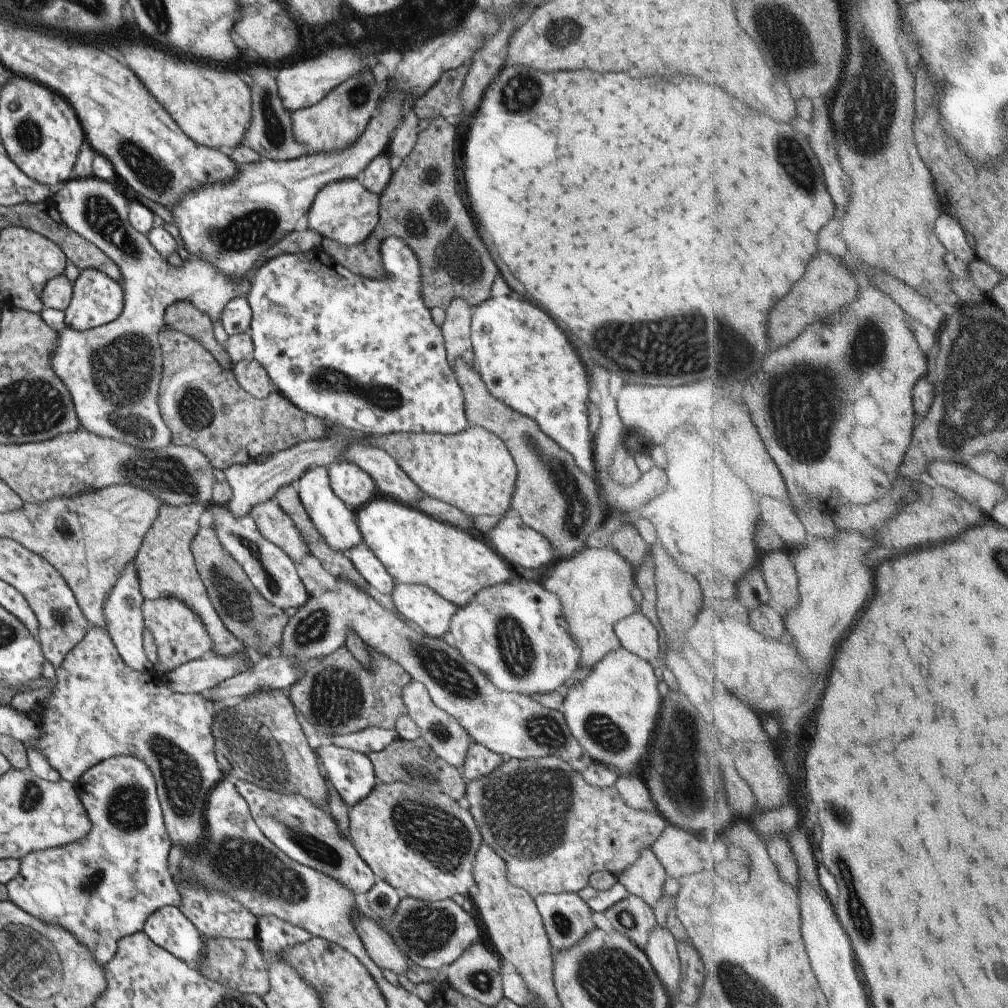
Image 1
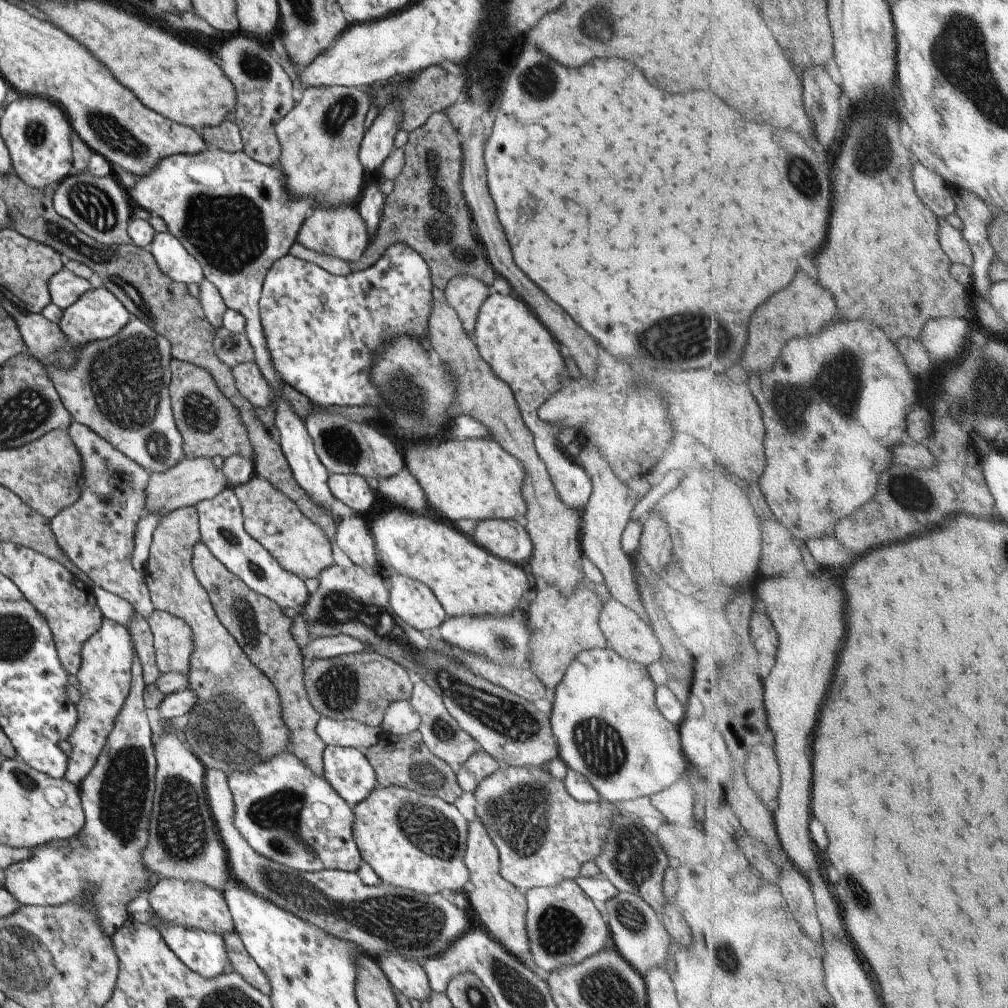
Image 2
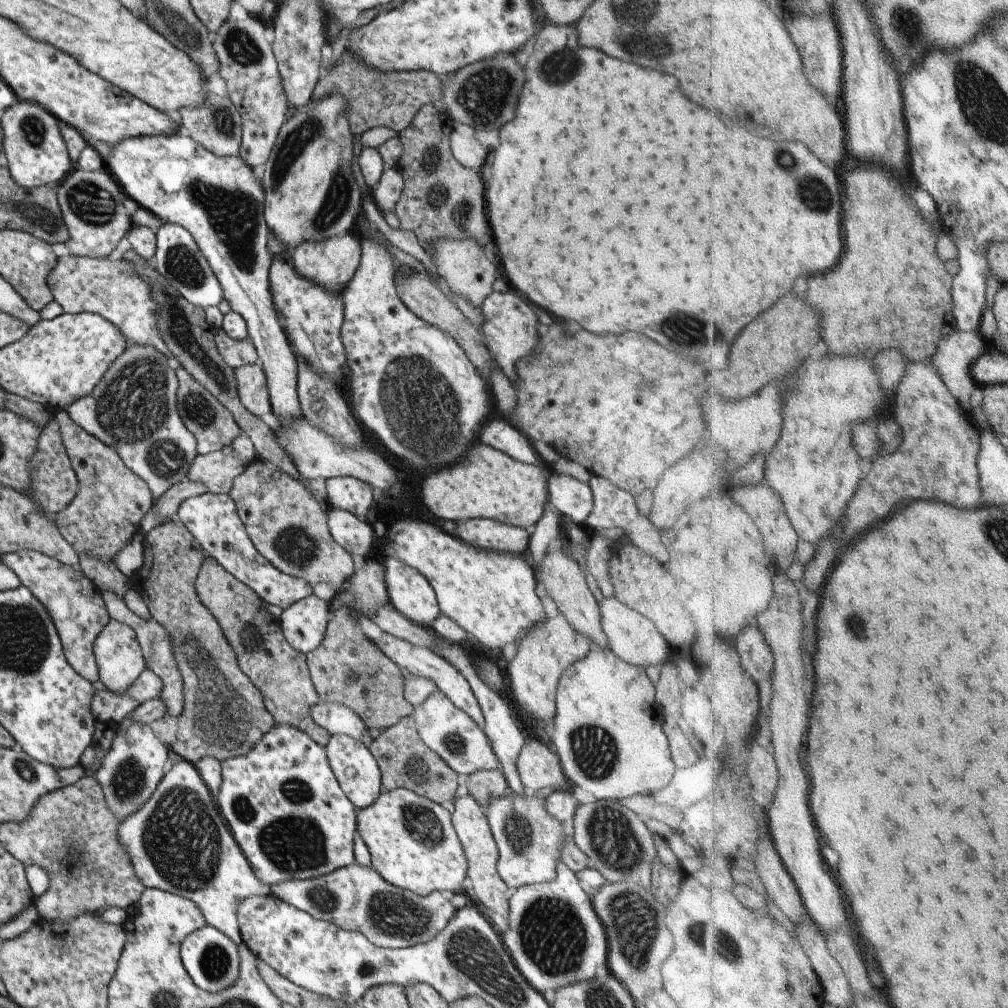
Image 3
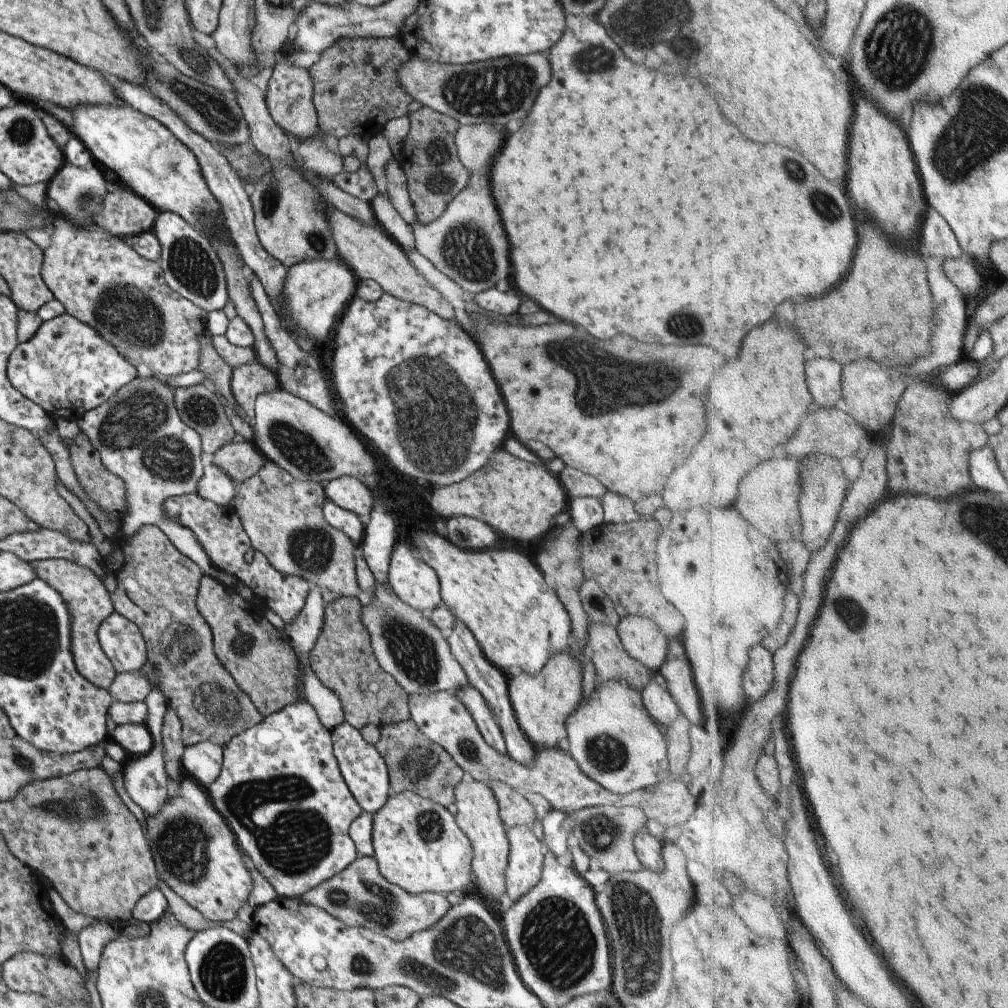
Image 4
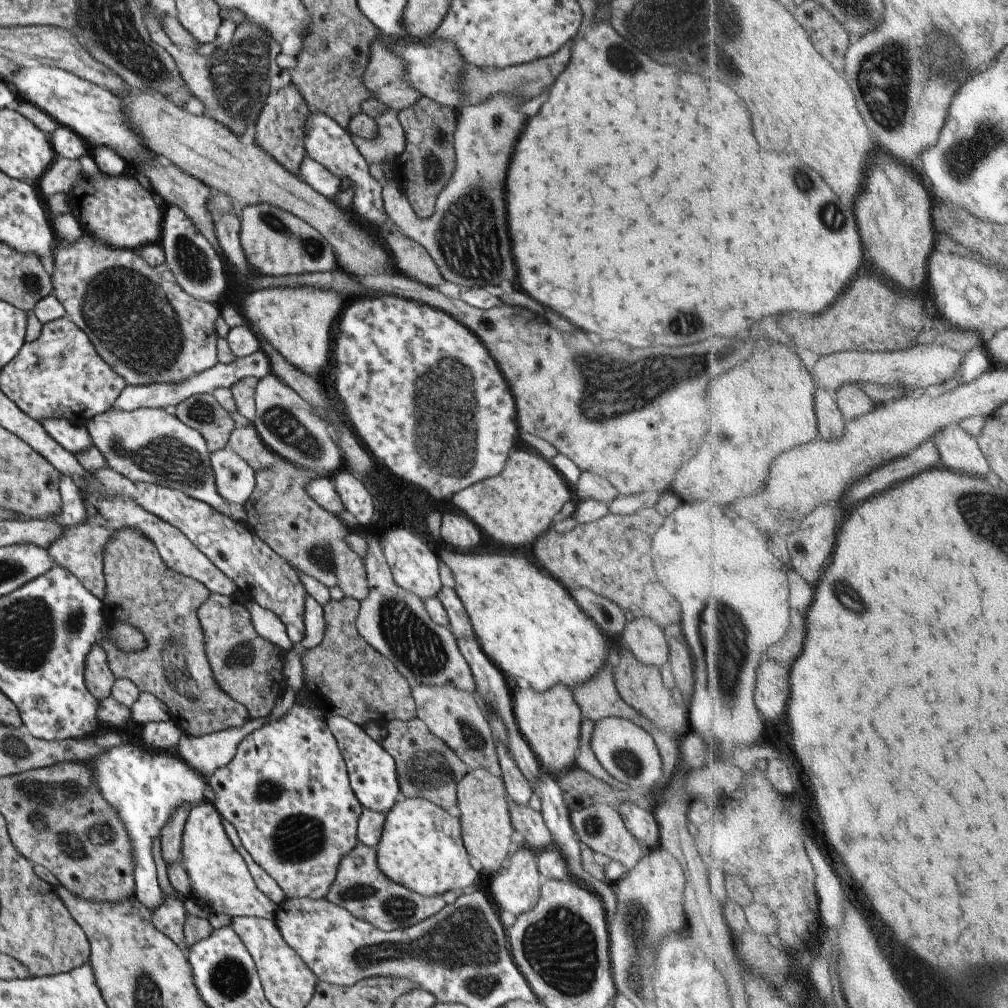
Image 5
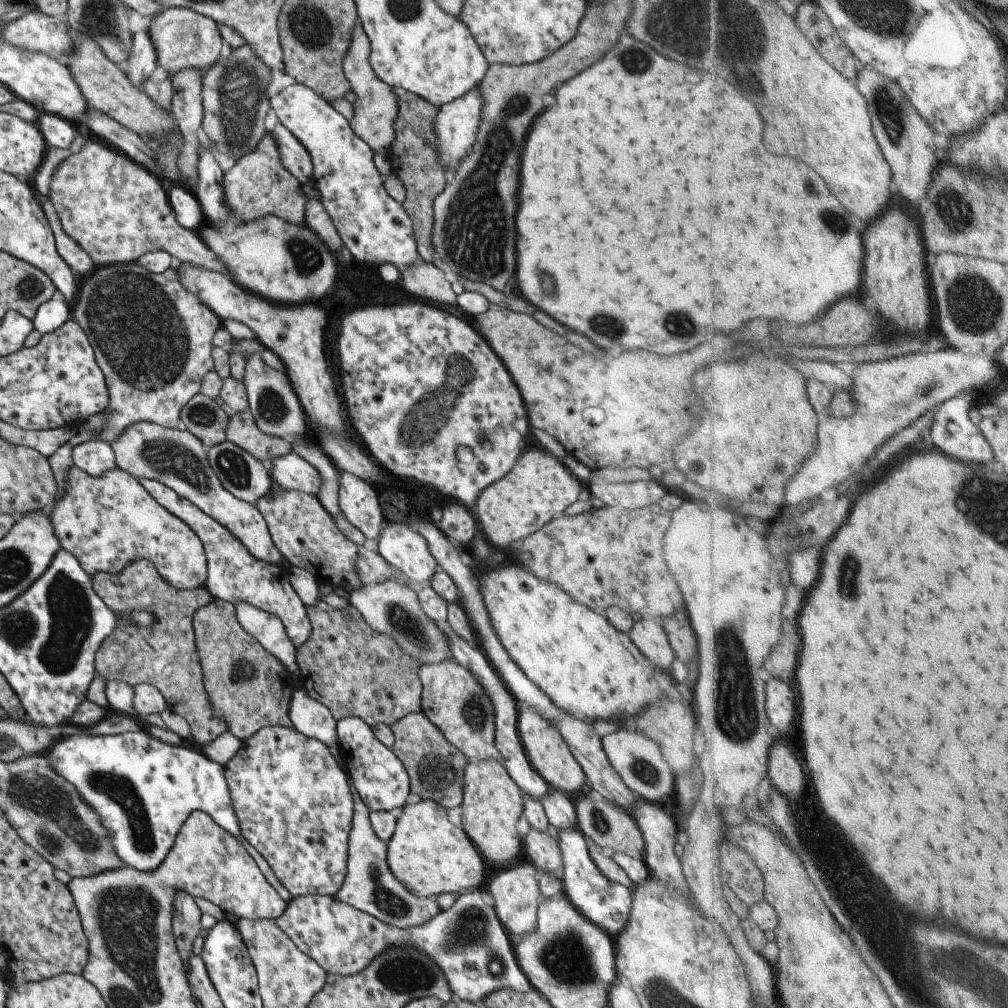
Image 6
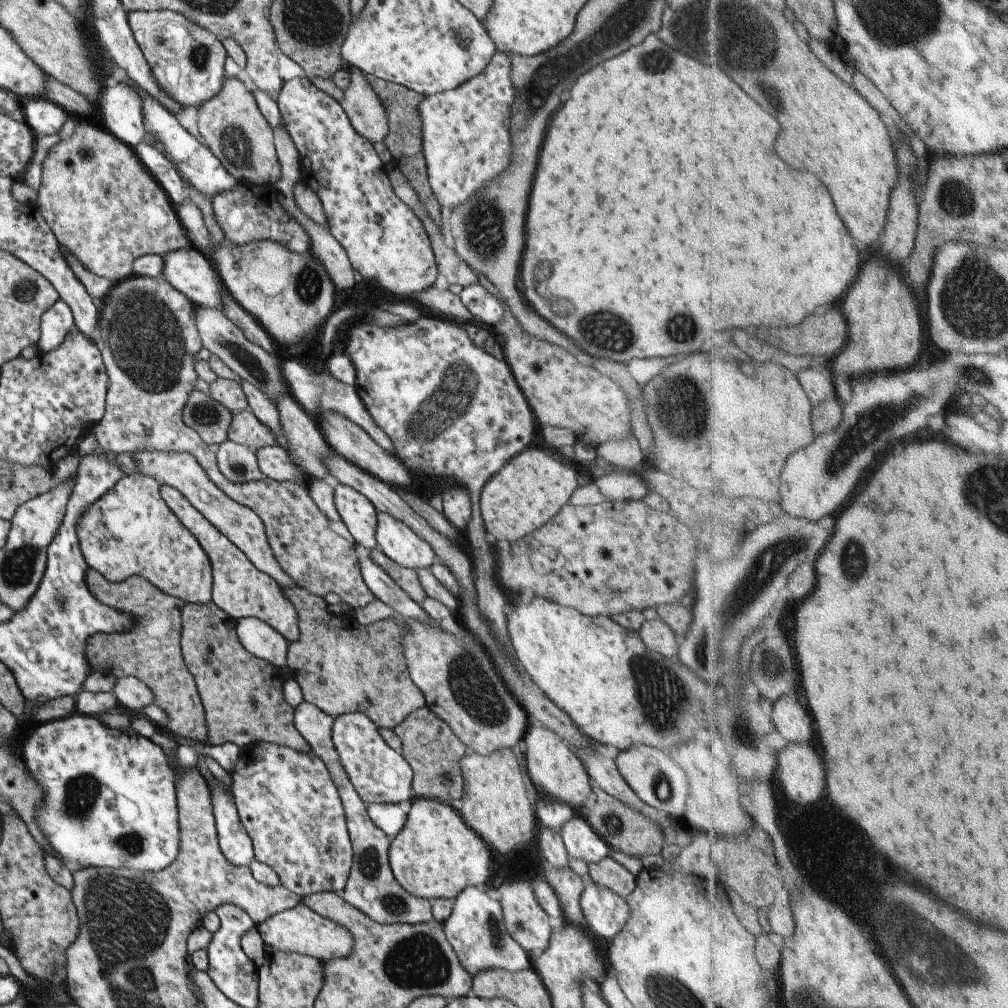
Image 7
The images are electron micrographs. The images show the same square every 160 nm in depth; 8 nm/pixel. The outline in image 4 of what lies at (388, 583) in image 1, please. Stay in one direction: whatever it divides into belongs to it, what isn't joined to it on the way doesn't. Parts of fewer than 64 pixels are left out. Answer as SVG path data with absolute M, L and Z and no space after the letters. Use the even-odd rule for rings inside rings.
M328 498L322 504L323 518L335 529L345 533L349 540L357 545L364 535L364 526L355 513L339 508Z

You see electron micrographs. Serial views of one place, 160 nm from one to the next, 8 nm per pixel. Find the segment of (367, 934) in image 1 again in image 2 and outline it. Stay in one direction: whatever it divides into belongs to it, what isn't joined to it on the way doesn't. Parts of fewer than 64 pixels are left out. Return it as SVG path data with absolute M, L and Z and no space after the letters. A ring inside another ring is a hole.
M383 952L375 957L375 963L383 970L391 987L407 999L423 1002L431 994L419 962L408 960L395 952Z

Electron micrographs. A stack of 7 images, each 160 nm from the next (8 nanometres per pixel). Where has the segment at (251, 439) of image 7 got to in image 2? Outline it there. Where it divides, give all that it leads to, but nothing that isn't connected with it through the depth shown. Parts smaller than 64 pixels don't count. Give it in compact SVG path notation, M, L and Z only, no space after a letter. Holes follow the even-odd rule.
M199 456L196 458L186 458L184 457L179 463L175 464L173 468L167 468L165 472L155 472L155 474L150 473L148 476L147 484L143 488L145 492L145 510L142 516L146 514L157 514L157 512L169 513L175 508L180 508L183 506L193 506L197 502L205 499L211 499L216 496L227 487L227 482L222 474L221 470L214 468L209 460L209 458L204 458Z

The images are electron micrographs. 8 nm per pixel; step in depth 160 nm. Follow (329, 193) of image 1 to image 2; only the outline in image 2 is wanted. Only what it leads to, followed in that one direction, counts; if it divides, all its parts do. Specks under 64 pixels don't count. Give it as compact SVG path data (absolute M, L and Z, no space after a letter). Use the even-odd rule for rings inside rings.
M357 205L341 206L341 208L335 206L331 210L321 208L321 206L314 208L301 224L294 242L320 254L341 259L347 264L359 260L359 256L363 253L368 242L363 220L361 220L356 207Z

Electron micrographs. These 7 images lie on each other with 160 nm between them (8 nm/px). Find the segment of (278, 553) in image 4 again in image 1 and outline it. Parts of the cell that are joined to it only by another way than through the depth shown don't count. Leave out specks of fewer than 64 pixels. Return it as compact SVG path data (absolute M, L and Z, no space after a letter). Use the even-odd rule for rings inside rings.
M271 500L251 506L248 516L253 520L260 536L285 552L293 564L302 562L306 555L311 556L307 542L303 540L303 536L299 536L293 520Z

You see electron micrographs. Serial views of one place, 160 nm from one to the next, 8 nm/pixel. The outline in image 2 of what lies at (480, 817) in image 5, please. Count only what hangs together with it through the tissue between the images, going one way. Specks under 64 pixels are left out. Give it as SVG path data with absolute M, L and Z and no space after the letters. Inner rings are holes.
M475 816L473 821L467 821L467 837L465 851L463 854L463 864L467 866L471 892L465 894L466 899L475 916L477 922L485 928L487 933L494 939L510 956L519 962L530 958L527 950L527 928L525 928L525 898L523 892L519 892L510 883L507 883L499 875L498 852L489 840L487 830Z

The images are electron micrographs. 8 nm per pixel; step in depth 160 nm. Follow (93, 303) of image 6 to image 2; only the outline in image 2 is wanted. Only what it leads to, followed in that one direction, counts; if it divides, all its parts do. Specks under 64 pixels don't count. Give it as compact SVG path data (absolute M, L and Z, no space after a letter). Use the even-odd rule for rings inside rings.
M62 267L47 282L50 303L55 304L61 311L65 310L78 300L85 292L91 292L93 287L87 280L75 276L69 270Z

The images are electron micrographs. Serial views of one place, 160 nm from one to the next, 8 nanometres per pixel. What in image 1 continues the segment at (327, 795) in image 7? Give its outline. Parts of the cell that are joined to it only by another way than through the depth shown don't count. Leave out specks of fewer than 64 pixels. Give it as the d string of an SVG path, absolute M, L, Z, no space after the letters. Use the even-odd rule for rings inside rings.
M231 780L237 793L245 800L259 832L287 858L324 876L341 880L358 897L363 897L373 886L374 875L359 858L350 839L341 834L337 822L325 806L313 804L311 800L307 800L307 796L301 796L299 792L277 793L267 788L259 788L250 782Z

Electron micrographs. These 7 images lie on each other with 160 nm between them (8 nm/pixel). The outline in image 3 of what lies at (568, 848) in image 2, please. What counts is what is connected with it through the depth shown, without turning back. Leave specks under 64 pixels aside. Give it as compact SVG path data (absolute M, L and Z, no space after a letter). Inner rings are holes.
M509 790L504 795L489 797L485 804L484 813L498 850L496 869L501 880L510 890L523 885L551 882L556 877L556 864L560 862L559 852L563 846L563 840L566 836L573 837L573 834L565 835L563 833L560 820L547 814L544 802L544 798L539 797L531 790L525 790L523 794L516 794Z

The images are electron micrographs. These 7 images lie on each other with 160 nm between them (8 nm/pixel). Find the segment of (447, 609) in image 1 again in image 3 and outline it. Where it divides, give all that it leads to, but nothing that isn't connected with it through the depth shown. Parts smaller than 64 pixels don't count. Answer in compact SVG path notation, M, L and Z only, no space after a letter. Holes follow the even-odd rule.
M394 556L383 557L381 565L384 568L385 590L391 608L399 611L407 621L429 626L440 613L431 585L416 570L401 564Z

